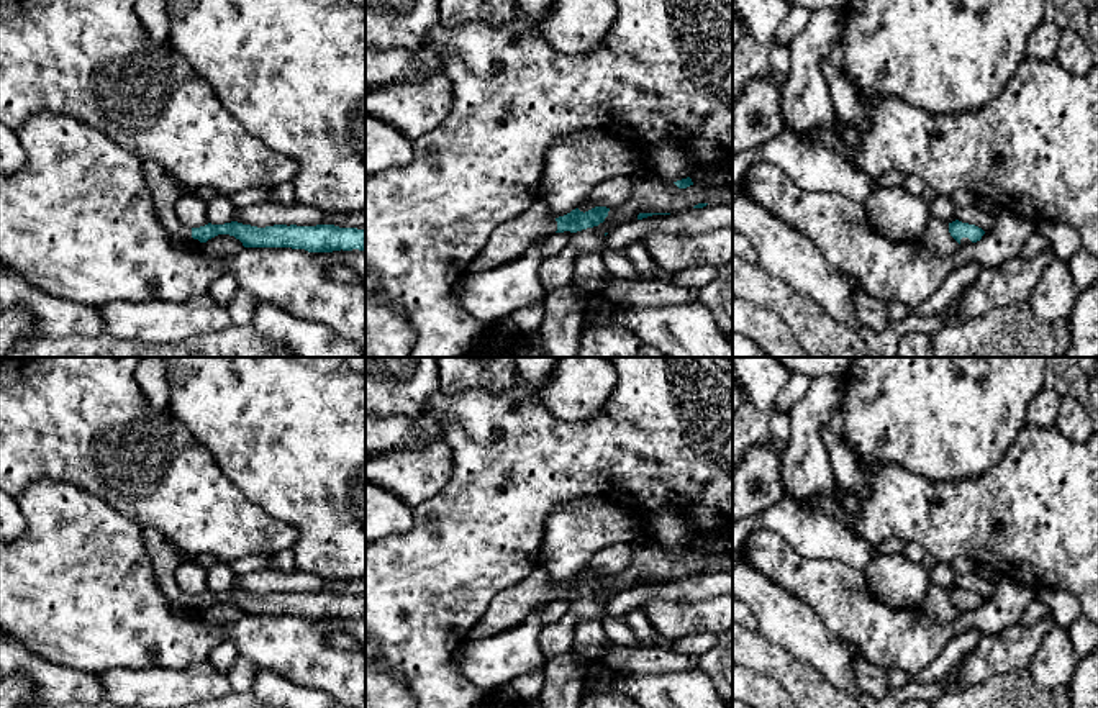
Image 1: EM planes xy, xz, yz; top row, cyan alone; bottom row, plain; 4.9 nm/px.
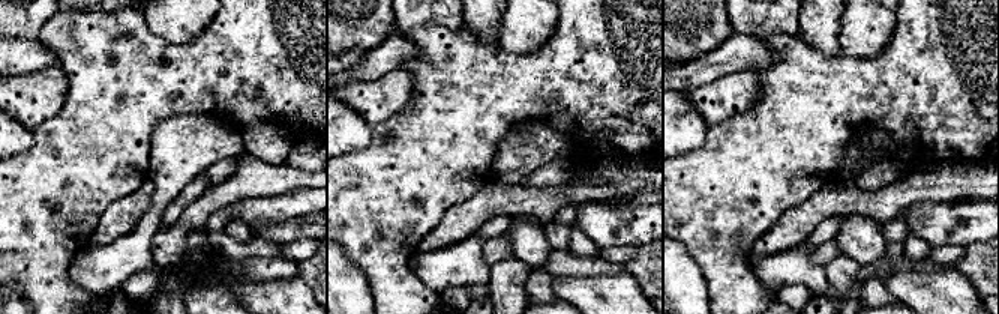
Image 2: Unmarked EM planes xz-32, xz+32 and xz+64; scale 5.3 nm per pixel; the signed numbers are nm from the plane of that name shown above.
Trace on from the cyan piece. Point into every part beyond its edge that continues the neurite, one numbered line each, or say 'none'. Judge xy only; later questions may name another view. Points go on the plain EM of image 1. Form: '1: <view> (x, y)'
1: xy (164, 558)

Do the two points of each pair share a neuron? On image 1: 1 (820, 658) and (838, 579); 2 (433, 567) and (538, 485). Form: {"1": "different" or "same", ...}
{"1": "different", "2": "same"}

